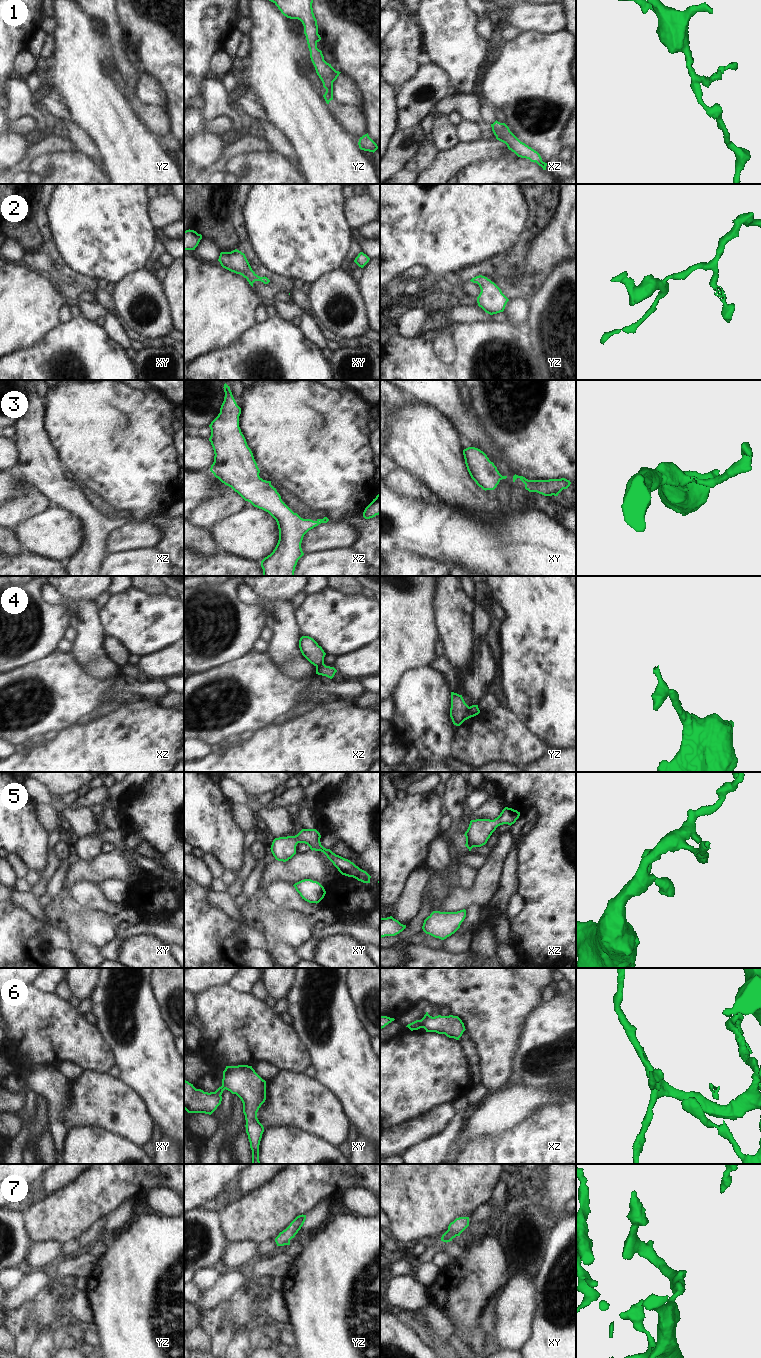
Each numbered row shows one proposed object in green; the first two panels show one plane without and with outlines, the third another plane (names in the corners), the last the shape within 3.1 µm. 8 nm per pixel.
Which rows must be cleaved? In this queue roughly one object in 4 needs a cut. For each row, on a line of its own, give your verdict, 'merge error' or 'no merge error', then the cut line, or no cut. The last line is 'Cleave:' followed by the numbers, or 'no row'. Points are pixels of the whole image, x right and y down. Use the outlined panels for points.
1: no merge error | no cut
2: no merge error | no cut
3: no merge error | no cut
4: merge error | yz (468, 707), (470, 717)
5: no merge error | no cut
6: merge error | xz (419, 1020), (422, 1027)
7: no merge error | no cut
Cleave: 4, 6

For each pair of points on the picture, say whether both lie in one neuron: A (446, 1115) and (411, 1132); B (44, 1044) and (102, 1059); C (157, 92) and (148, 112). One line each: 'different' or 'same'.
A: same
B: same
C: different

